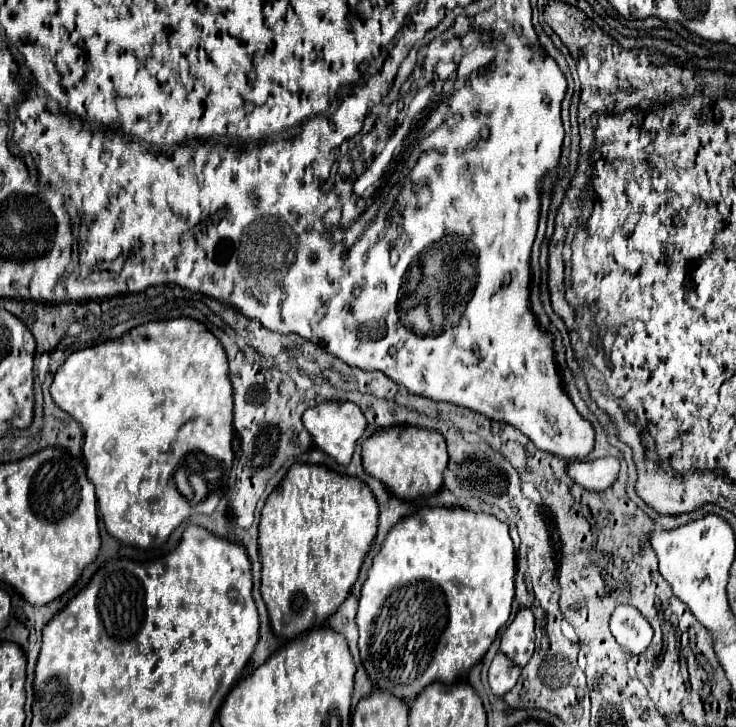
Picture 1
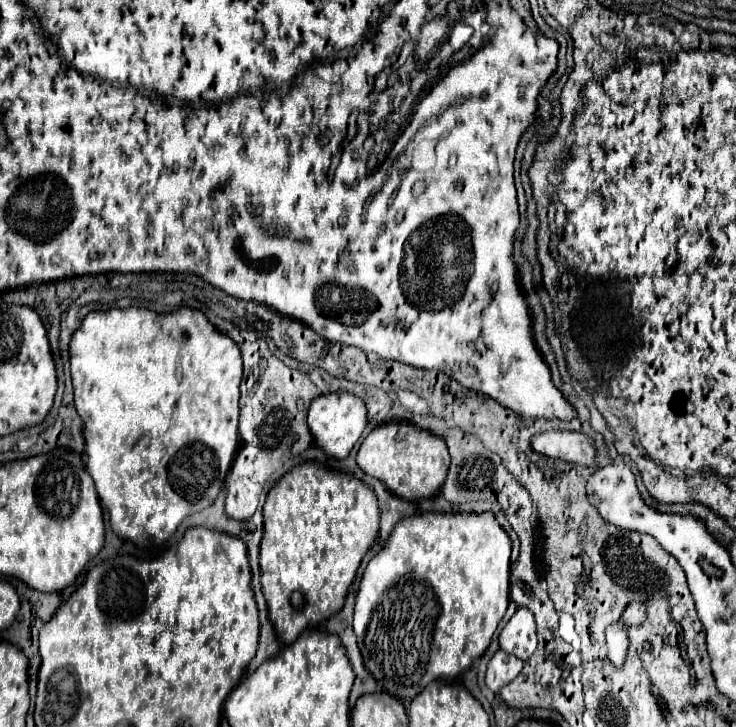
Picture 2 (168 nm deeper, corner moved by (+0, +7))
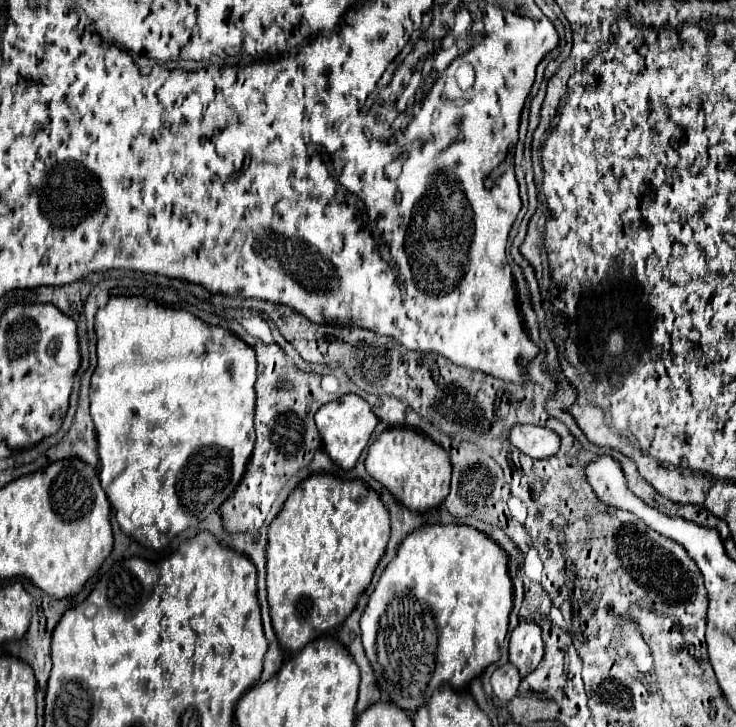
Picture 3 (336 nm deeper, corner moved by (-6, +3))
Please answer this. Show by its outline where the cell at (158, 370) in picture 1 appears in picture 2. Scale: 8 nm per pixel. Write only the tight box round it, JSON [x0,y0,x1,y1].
[70,307,242,545]

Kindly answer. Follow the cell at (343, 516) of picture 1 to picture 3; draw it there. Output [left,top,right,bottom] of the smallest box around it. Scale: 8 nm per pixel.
[266,473,388,651]

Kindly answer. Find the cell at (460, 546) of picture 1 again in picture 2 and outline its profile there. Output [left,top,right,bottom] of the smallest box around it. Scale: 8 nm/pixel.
[354,511,512,705]

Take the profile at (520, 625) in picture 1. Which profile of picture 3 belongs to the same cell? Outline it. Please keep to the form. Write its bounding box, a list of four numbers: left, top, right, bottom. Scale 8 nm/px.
[510,619,544,675]

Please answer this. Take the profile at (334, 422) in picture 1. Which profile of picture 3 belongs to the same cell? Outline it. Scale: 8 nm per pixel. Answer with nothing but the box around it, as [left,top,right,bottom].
[316,395,378,471]

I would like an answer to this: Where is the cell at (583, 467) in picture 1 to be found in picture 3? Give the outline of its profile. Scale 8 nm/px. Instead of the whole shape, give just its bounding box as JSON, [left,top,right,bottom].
[510,425,560,459]

